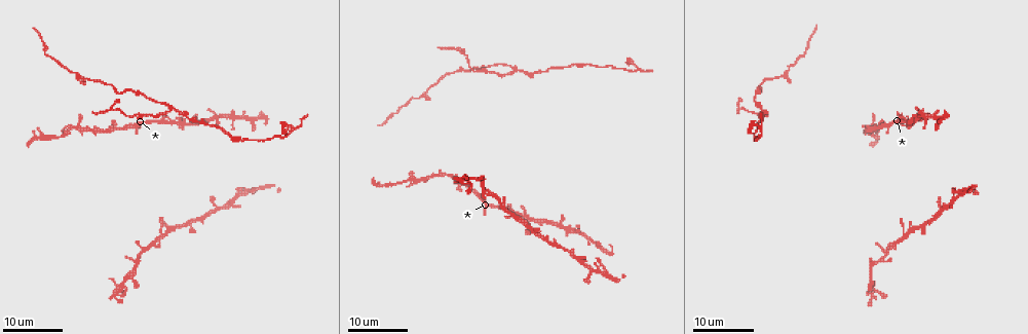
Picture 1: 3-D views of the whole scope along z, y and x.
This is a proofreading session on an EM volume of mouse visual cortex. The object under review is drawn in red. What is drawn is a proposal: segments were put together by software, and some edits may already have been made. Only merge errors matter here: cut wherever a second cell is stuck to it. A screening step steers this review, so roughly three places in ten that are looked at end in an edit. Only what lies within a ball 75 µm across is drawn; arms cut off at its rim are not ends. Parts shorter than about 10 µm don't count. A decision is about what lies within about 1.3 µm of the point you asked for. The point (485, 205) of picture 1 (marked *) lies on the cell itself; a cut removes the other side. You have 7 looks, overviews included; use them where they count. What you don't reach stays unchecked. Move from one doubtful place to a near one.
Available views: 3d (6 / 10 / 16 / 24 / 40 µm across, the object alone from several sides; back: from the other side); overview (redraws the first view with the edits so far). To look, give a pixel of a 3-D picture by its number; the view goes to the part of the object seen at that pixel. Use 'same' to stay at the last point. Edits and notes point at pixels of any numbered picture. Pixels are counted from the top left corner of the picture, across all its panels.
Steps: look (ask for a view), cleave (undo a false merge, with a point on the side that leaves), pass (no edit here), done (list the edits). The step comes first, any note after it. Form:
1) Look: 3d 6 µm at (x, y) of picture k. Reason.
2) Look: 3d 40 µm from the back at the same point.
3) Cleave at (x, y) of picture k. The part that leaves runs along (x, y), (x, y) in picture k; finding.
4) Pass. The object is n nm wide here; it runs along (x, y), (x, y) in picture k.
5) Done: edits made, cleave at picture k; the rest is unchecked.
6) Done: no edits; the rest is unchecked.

Look: 3d 24 µm at (95, 129) of picture 1. Three arms meet.

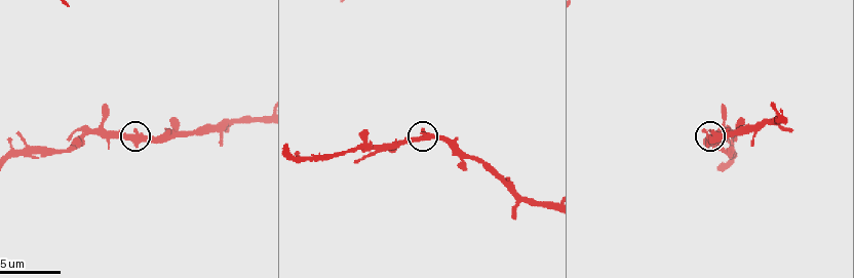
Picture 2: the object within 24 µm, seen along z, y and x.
Look: 3d 10 µm at (138, 135) of picture 2.

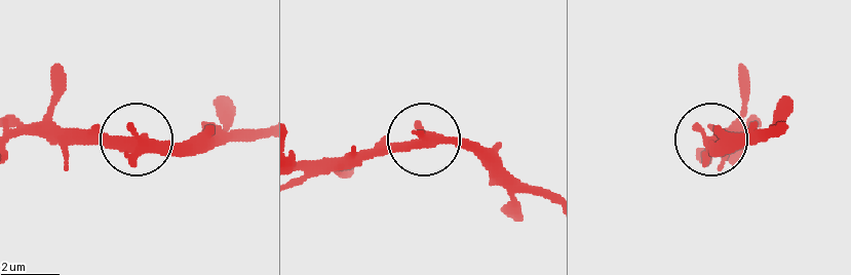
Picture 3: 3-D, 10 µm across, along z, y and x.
Pass. The side arm is 14 µm long; it runs along (546, 197), (509, 190), (443, 141), (350, 156) in picture 3; one cell here.

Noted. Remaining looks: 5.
Look: 3d 24 µm at (422, 93) of picture 1. Three arms meet.

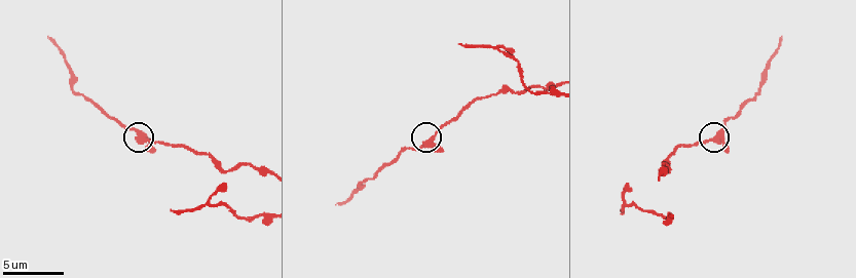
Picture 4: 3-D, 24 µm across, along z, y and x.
Look: 3d 10 µm at (717, 137) of picture 4.

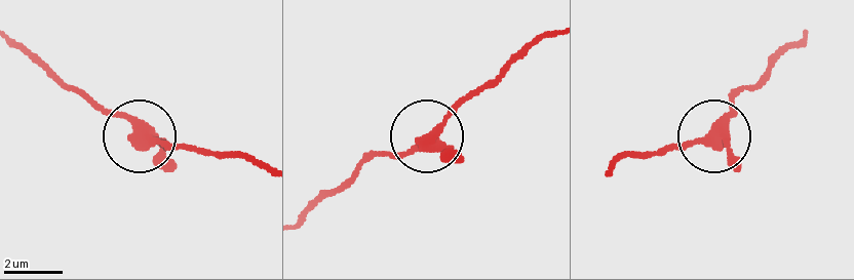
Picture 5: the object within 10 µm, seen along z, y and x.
Pass. The object is 340 nm wide here; one cell here.

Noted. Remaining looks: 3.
Look: 3d 24 µm at (515, 71) of picture 1. Two arms in line, one across.

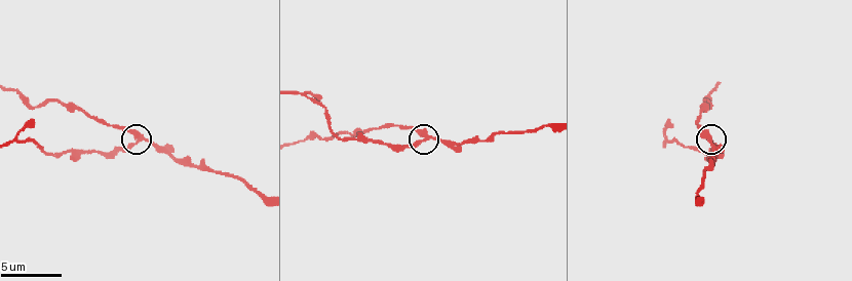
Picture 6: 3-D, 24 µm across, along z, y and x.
Look: 3d 10 µm at (427, 136) of picture 6.

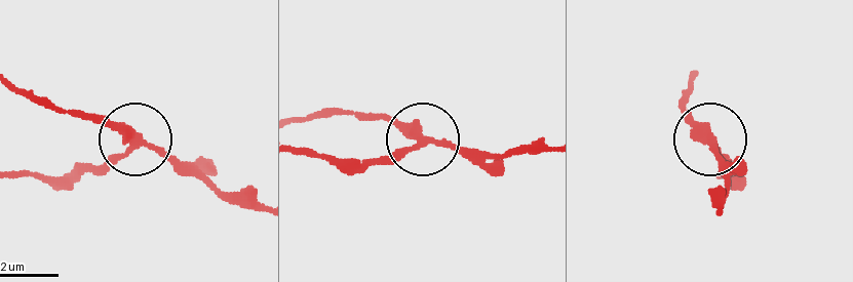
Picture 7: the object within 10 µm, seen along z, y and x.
Cleave at (98, 166) of picture 7. The side arm is 17 µm long; the part that leaves runs along (133, 150), (63, 179), (11, 172) in picture 7; a second cell is stuck on.

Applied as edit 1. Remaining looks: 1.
Done: edits made, cleave at picture 7; the rest is unchecked.

